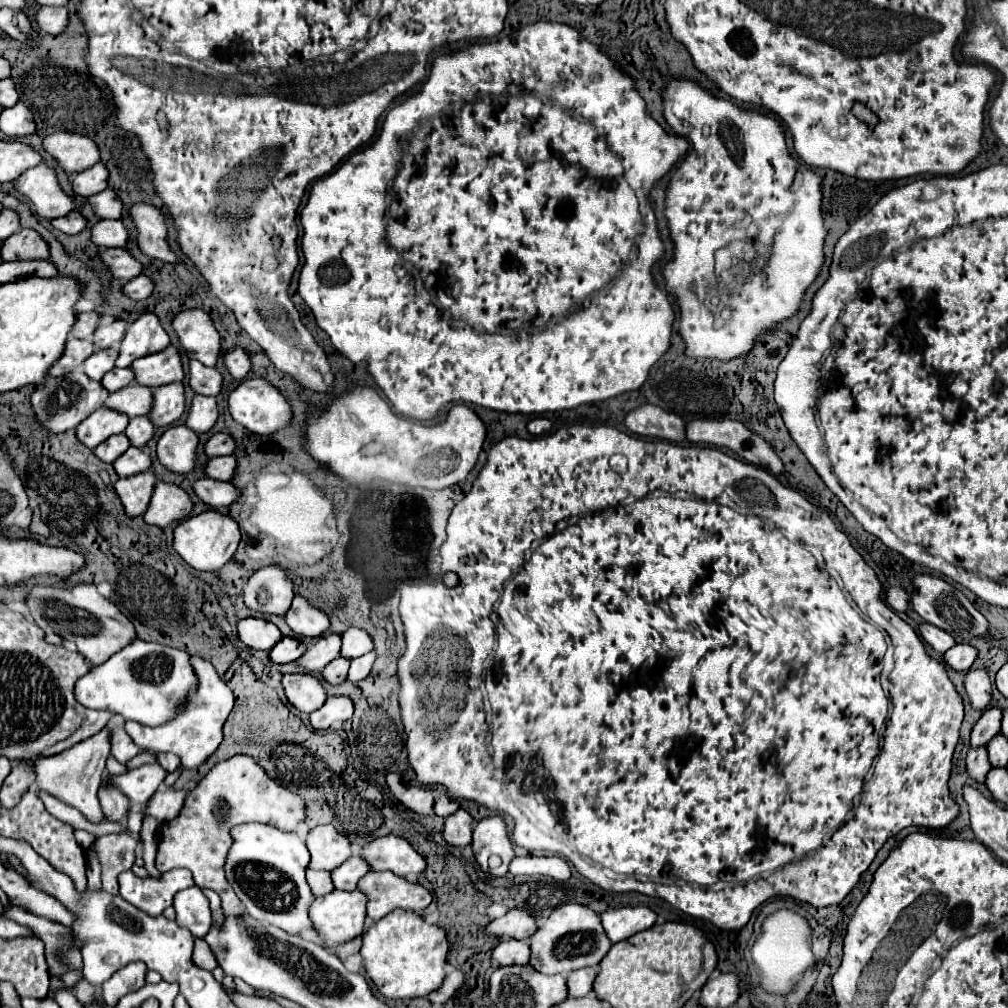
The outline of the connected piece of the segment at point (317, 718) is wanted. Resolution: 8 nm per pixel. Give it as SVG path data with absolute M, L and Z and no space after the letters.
M345 695L341 697L329 697L321 709L309 715L311 725L315 729L329 729L337 723L343 723L353 717L353 701Z

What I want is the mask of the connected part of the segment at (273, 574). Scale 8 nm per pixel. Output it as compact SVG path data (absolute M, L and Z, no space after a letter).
M281 565L261 567L243 589L245 605L259 613L285 615L295 597L293 581Z

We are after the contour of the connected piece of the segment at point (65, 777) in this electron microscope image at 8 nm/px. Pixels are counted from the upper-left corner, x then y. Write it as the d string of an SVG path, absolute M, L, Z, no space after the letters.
M105 727L91 739L85 739L83 743L77 743L75 747L71 747L71 751L63 751L53 757L31 759L25 763L29 763L35 771L35 783L33 783L35 791L47 791L59 801L77 807L91 823L101 823L105 817L99 807L97 789L101 783L101 777L107 773L105 761L109 755L111 755L111 729Z

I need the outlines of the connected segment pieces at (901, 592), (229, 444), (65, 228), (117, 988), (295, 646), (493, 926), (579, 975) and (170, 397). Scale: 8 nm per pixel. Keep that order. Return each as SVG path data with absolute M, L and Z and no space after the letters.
M889 587L887 589L887 605L897 611L897 613L905 613L909 611L909 593L903 587Z
M221 431L221 433L215 433L207 445L205 445L205 453L209 457L217 457L217 455L231 455L231 451L235 451L235 439L231 433L227 431Z
M71 211L71 215L65 215L65 217L59 217L59 219L53 219L51 225L67 235L77 235L81 233L85 227L87 227L87 219L79 213L79 211Z
M132 962L117 971L107 983L103 983L103 999L107 1005L115 1005L119 997L137 991L145 985L147 967L143 962Z
M283 637L271 651L269 651L269 657L273 659L273 663L291 663L291 661L297 661L303 653L305 653L305 645L299 643L297 639L293 637Z
M511 909L507 915L493 919L487 925L487 931L497 937L513 937L521 941L529 941L537 931L537 919L525 909Z
M585 967L577 969L567 977L567 987L569 987L569 997L583 997L593 993L593 983L599 973L599 967Z
M169 383L163 387L155 387L153 391L153 411L151 421L155 427L175 423L185 411L185 385L183 383Z

